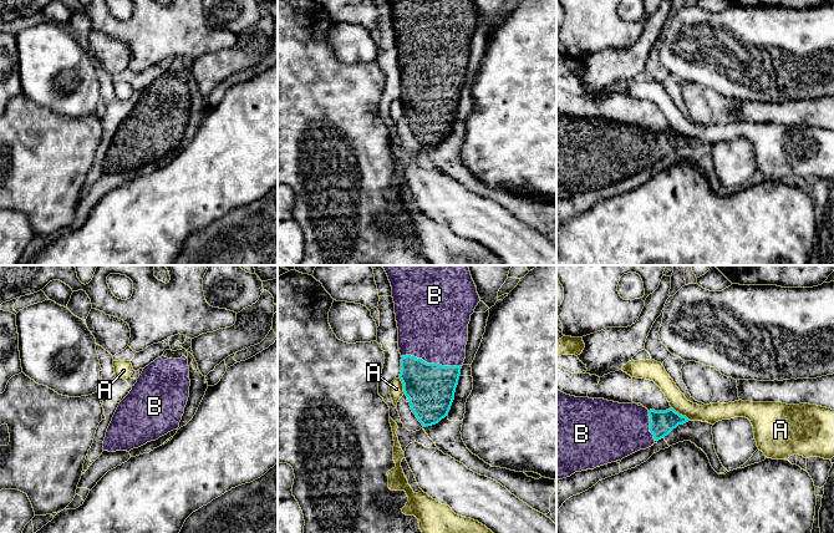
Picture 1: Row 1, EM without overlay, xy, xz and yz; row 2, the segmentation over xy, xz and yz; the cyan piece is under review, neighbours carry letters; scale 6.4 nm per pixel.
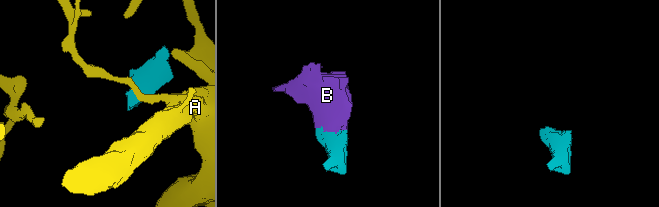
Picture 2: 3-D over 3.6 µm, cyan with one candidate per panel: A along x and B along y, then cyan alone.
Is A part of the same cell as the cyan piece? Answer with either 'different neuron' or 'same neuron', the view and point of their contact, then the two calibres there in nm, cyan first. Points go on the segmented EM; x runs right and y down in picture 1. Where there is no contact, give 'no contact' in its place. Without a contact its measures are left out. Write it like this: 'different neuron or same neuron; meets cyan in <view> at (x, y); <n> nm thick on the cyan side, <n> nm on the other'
different neuron; meets cyan in yz at (681, 415); 160 nm thick on the cyan side, 130 nm on the other

